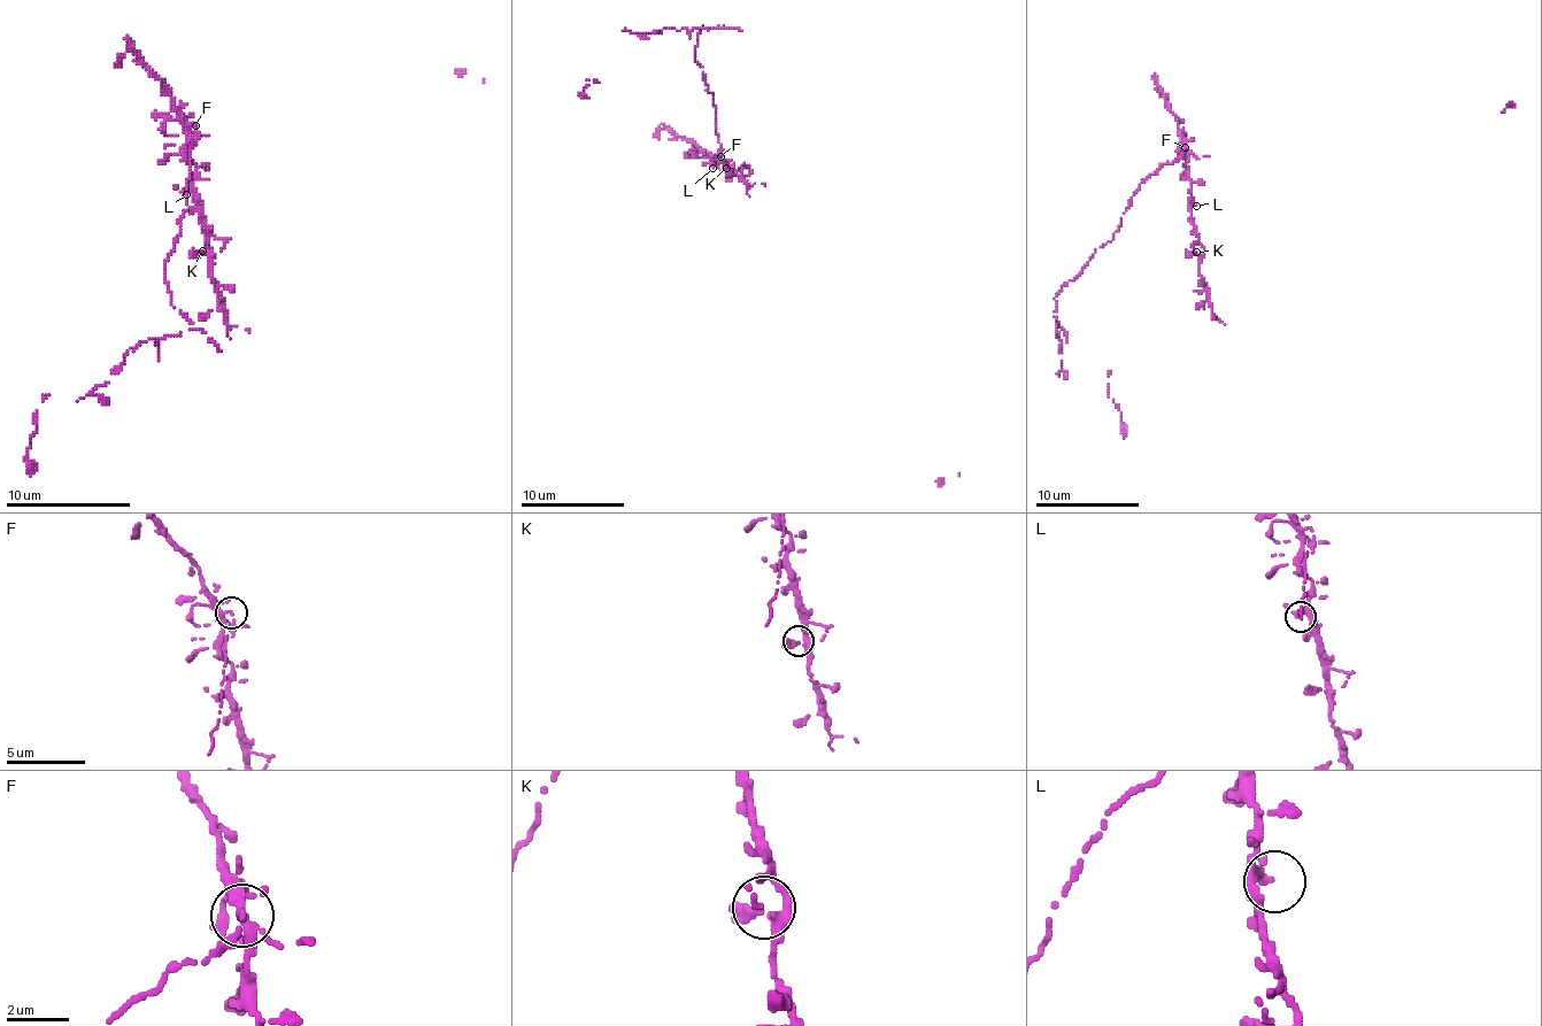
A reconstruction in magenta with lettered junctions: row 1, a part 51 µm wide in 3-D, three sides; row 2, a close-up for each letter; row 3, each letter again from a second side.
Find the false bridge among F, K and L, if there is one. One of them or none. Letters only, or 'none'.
F

